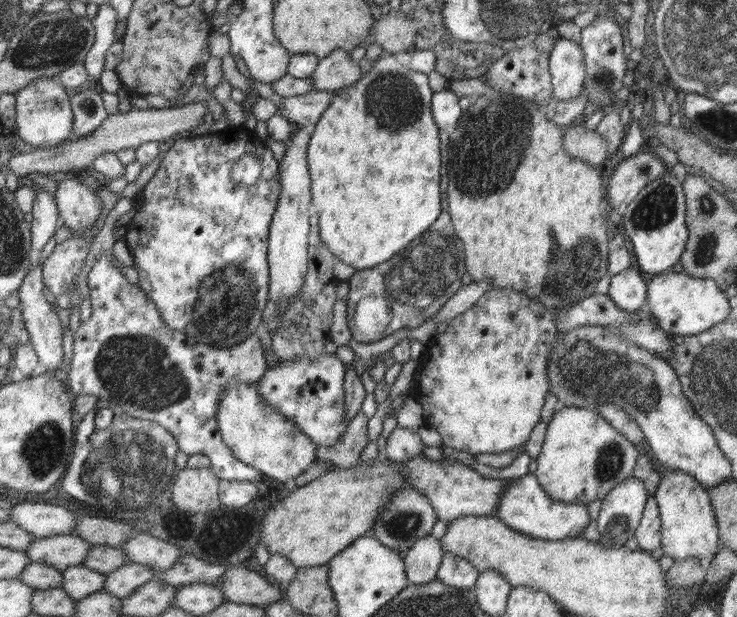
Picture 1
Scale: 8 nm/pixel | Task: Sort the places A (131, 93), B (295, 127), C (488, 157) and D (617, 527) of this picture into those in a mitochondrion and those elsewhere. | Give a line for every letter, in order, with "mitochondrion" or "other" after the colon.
A: other
B: other
C: mitochondrion
D: mitochondrion

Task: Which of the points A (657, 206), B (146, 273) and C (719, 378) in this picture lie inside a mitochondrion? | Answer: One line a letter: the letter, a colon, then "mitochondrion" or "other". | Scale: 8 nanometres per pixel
A: mitochondrion
B: other
C: mitochondrion

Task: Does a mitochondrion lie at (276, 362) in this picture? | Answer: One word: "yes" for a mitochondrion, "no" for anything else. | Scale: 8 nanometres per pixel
no

